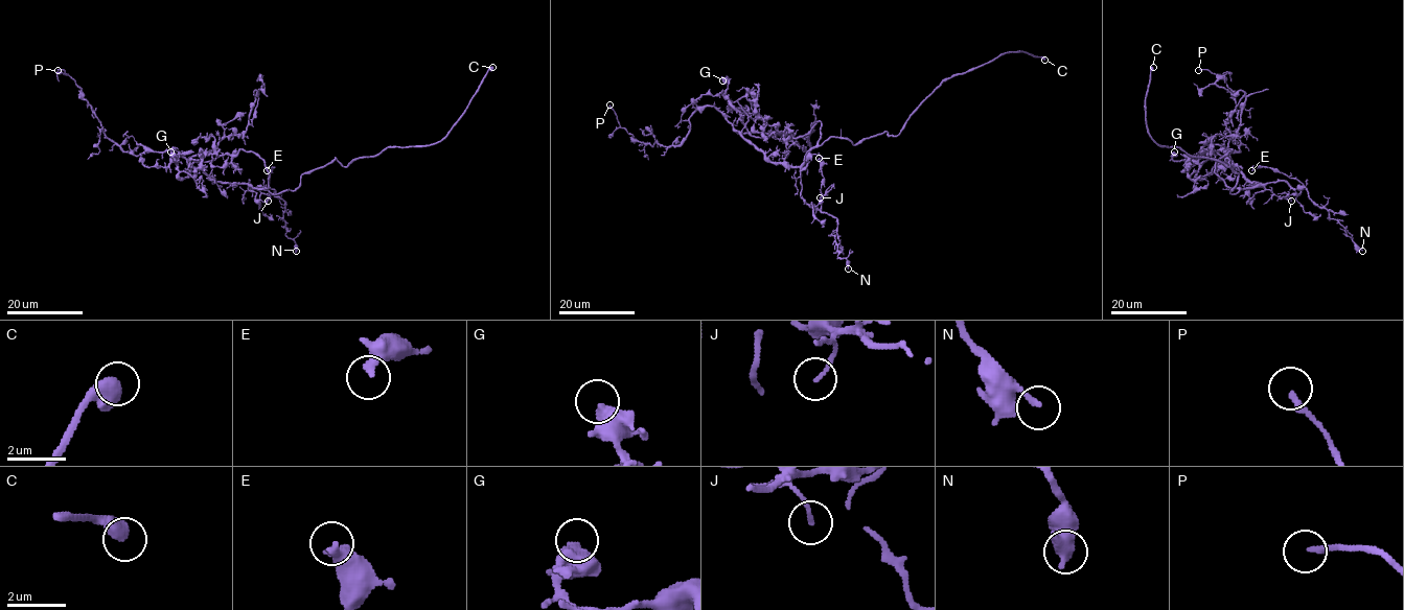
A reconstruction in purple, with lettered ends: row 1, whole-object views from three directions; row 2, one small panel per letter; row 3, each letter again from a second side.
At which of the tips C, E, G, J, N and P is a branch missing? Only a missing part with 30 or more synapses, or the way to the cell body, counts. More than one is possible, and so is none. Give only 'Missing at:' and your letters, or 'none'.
Missing at: C

